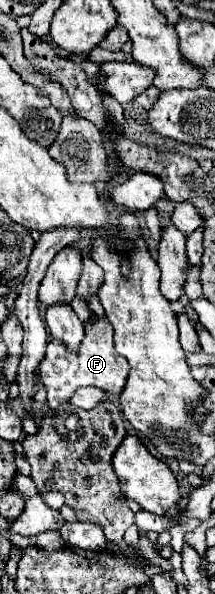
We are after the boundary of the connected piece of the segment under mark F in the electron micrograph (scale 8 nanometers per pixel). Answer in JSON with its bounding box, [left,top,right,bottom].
[39,315,129,409]

